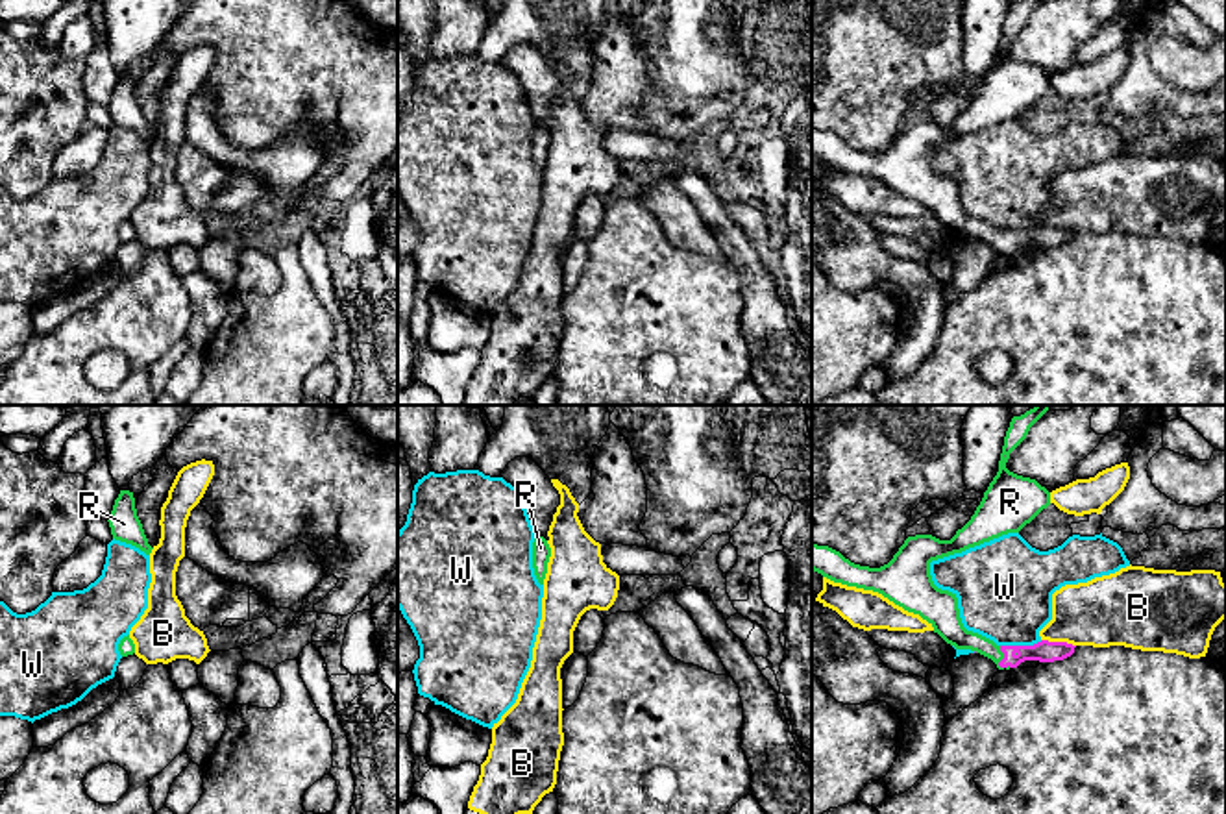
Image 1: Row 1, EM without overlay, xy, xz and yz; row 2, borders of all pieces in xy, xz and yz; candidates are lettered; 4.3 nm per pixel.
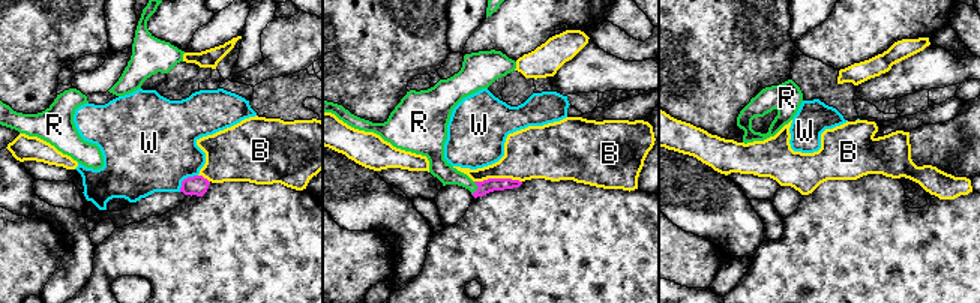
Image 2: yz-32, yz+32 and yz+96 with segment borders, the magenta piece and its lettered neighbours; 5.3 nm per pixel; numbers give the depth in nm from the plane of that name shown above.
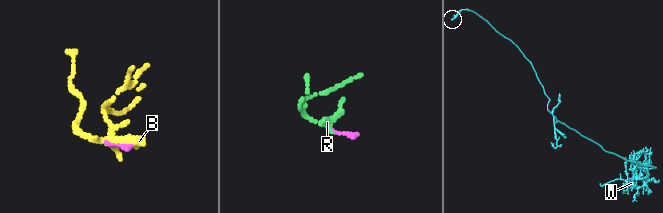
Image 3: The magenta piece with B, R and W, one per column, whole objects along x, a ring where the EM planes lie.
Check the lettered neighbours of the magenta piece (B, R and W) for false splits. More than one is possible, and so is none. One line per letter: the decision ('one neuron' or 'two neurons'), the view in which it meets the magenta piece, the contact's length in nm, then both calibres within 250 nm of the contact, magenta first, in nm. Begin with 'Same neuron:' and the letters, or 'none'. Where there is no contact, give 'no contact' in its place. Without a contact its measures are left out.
Same neuron: R
B: two neurons | yz | 160 nm | 100/300 nm
R: one neuron | yz | 110 nm | 100/100 nm
W: two neurons | yz | 190 nm | 100/420 nm

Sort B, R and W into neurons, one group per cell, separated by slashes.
B / R / W

